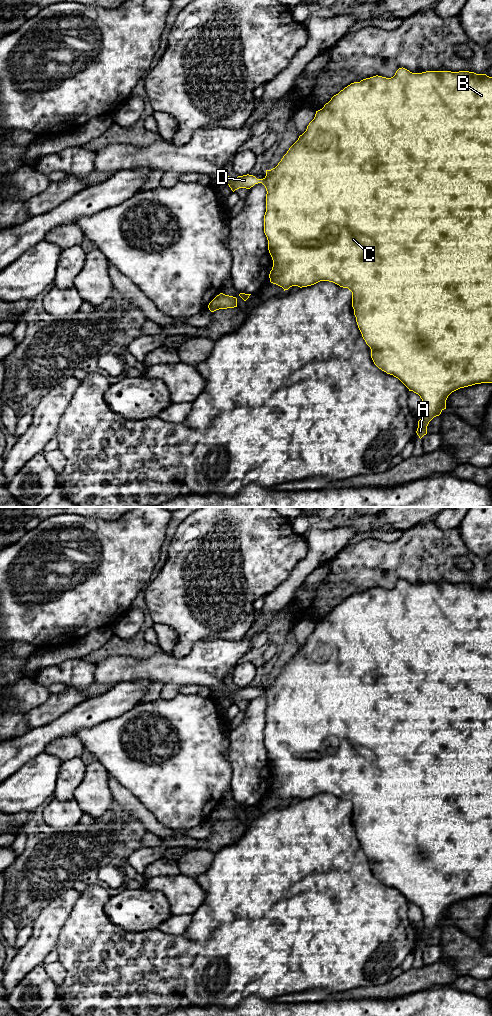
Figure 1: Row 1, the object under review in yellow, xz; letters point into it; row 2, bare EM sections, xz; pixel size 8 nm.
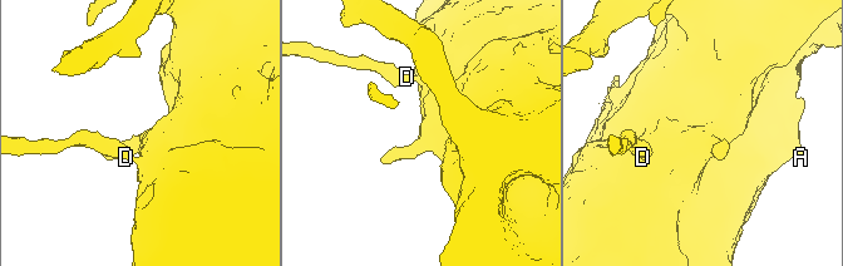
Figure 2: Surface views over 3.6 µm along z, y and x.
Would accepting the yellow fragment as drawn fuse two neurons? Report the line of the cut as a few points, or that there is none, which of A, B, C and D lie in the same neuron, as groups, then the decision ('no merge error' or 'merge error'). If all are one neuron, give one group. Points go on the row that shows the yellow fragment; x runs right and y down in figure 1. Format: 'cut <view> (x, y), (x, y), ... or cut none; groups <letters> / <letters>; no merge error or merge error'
cut none; groups A B C D; no merge error

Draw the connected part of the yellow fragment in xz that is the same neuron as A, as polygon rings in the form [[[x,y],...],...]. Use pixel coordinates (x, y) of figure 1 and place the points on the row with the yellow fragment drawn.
[[[402,67],[391,78],[376,75],[363,79],[360,82],[351,83],[338,94],[334,95],[322,109],[316,111],[315,117],[307,126],[306,131],[299,136],[298,140],[289,148],[275,168],[266,170],[266,176],[263,179],[257,179],[249,174],[232,179],[224,169],[220,175],[233,192],[239,188],[250,189],[258,183],[262,183],[266,188],[264,233],[267,237],[268,250],[273,260],[273,267],[269,274],[271,283],[282,287],[285,291],[292,286],[302,288],[314,285],[320,281],[329,281],[340,287],[348,288],[352,292],[352,307],[356,322],[363,339],[371,349],[371,358],[374,364],[387,374],[398,378],[409,391],[418,394],[423,401],[424,416],[418,421],[416,431],[420,439],[427,434],[429,422],[446,409],[446,400],[452,392],[475,384],[492,383],[492,77],[469,71],[426,71],[412,73]]]

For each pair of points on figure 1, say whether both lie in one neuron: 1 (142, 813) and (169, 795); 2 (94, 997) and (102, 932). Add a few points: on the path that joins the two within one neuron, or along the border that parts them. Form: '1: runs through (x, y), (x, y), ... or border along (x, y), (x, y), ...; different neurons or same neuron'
1: border along (132, 792), (164, 826); different neurons
2: runs through (100, 981), (100, 948); same neuron

